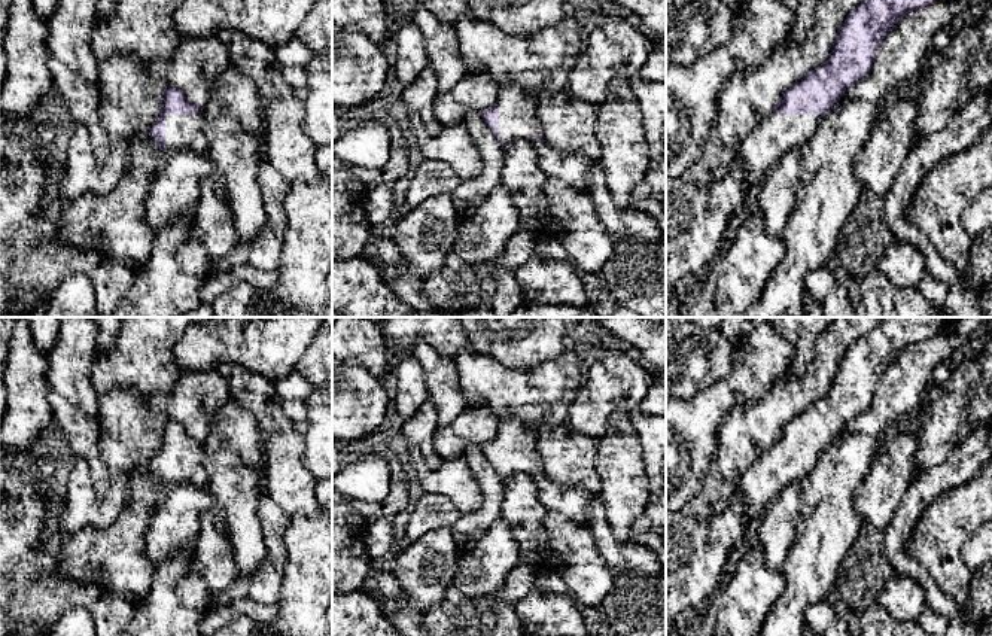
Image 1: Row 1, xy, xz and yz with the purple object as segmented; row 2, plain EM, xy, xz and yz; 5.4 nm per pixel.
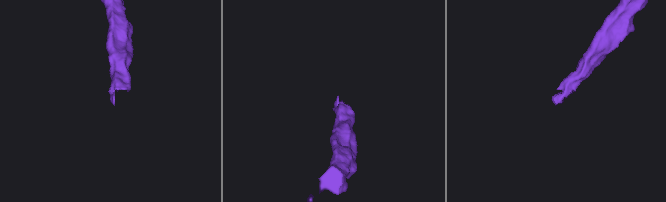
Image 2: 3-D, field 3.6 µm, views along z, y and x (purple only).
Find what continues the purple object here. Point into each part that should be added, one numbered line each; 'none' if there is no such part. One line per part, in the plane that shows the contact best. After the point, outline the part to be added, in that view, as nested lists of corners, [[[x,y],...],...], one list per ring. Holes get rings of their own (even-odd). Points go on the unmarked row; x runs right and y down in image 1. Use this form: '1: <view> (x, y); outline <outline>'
1: xy (182, 465); outline [[[167,448],[165,450],[165,486],[192,484],[209,489],[209,475],[203,465],[201,448]]]

